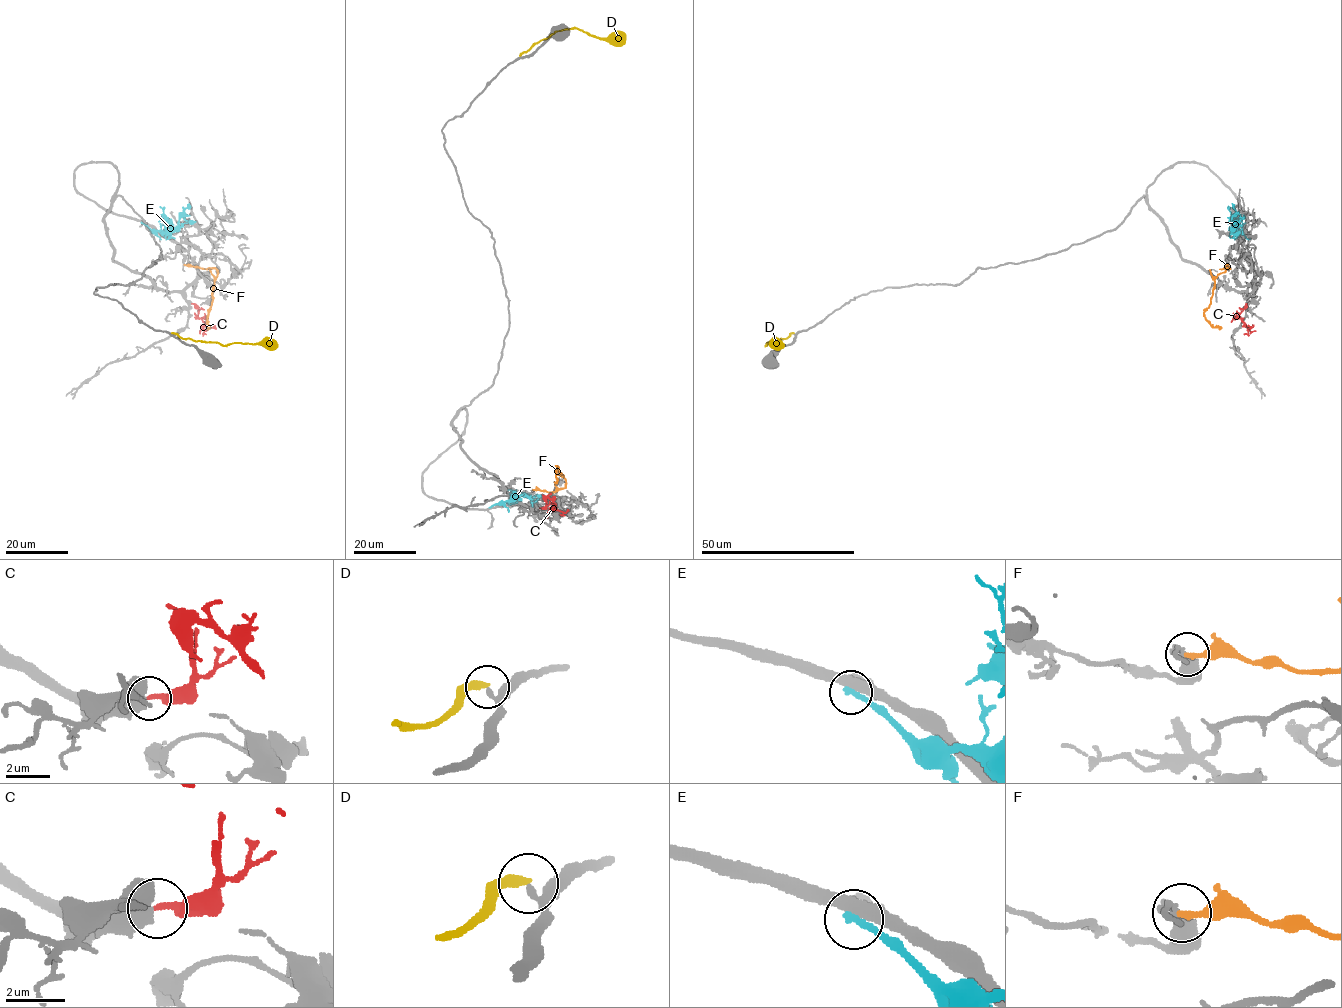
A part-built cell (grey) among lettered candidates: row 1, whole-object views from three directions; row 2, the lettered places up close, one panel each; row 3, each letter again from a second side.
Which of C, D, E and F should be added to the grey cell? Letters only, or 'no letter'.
C

